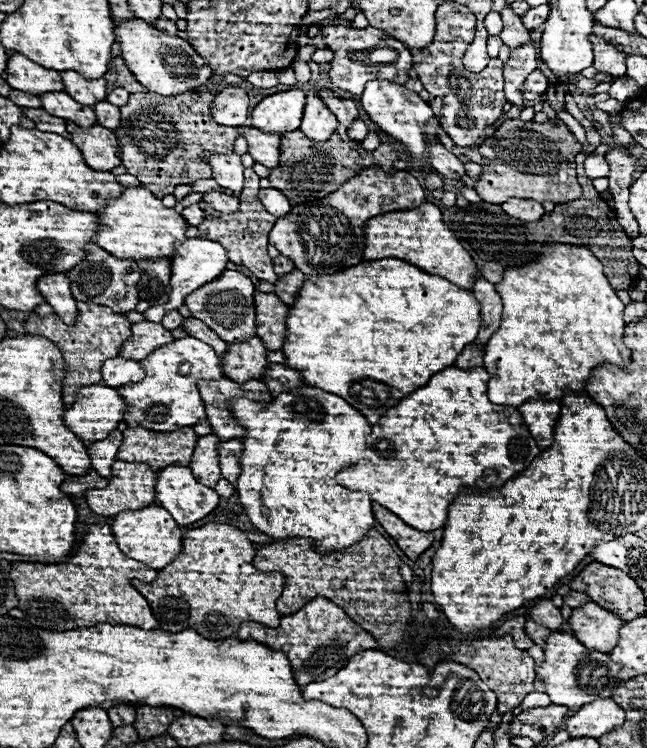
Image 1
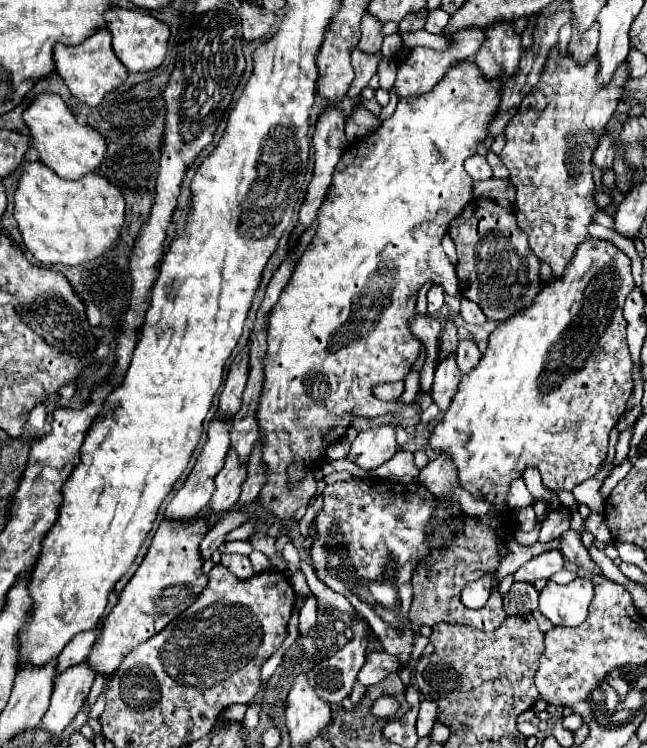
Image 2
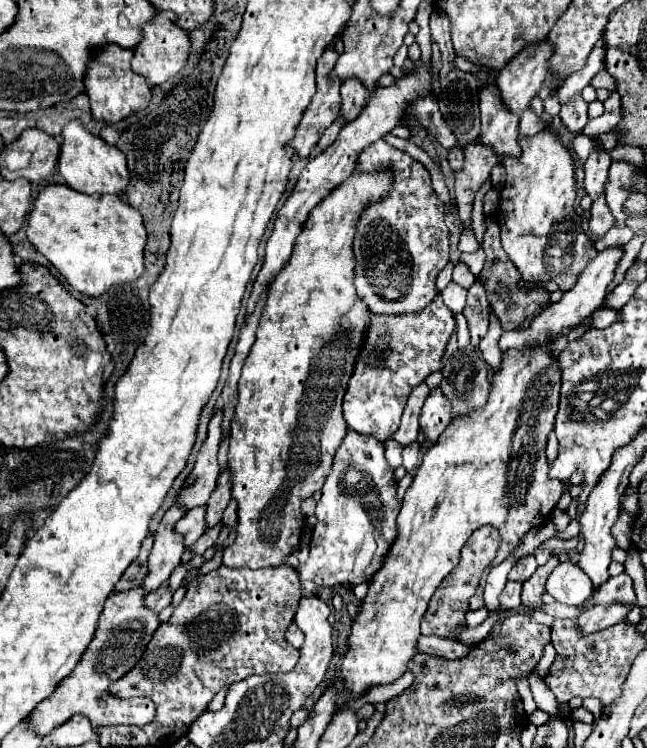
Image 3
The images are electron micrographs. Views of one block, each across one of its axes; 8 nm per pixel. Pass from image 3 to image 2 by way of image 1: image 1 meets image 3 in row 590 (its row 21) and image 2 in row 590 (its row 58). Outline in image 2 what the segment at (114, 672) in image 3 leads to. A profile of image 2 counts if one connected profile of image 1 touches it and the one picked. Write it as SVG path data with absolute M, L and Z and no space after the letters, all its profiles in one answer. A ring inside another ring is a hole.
M202 518L162 520L152 538L144 562L122 590L118 604L104 620L92 654L86 660L92 666L92 670L102 674L114 672L138 644L164 630L166 624L170 624L180 612L184 612L188 606L196 602L196 598L208 584L208 576L202 572L202 558L198 554L198 546L206 532L208 522Z

